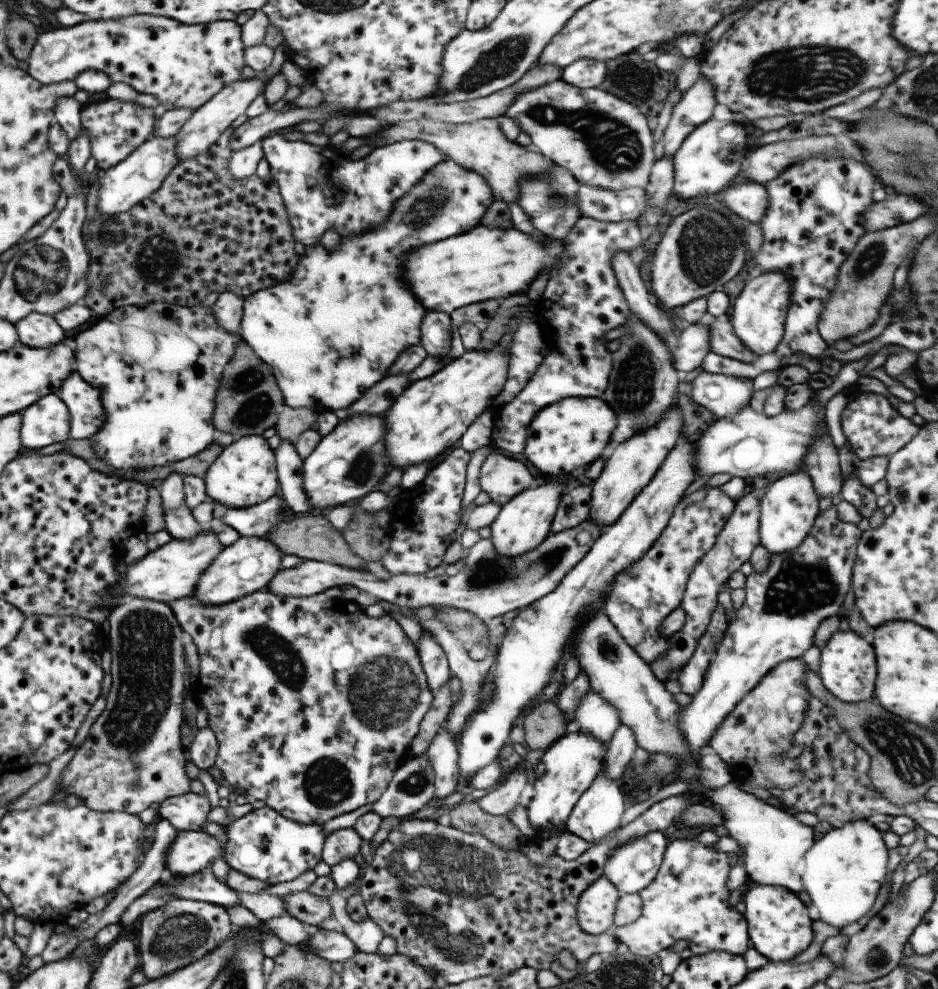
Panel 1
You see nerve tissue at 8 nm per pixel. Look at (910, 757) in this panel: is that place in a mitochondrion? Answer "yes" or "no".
yes

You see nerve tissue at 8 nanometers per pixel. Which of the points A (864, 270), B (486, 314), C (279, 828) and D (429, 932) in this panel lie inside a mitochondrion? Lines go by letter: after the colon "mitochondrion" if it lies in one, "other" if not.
A: mitochondrion
B: other
C: other
D: mitochondrion

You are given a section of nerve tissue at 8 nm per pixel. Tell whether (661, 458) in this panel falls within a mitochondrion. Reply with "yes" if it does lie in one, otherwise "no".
no

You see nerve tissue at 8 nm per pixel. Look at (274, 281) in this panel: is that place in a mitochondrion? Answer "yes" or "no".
no

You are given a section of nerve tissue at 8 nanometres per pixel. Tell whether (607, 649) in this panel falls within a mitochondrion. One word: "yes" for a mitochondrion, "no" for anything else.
no

